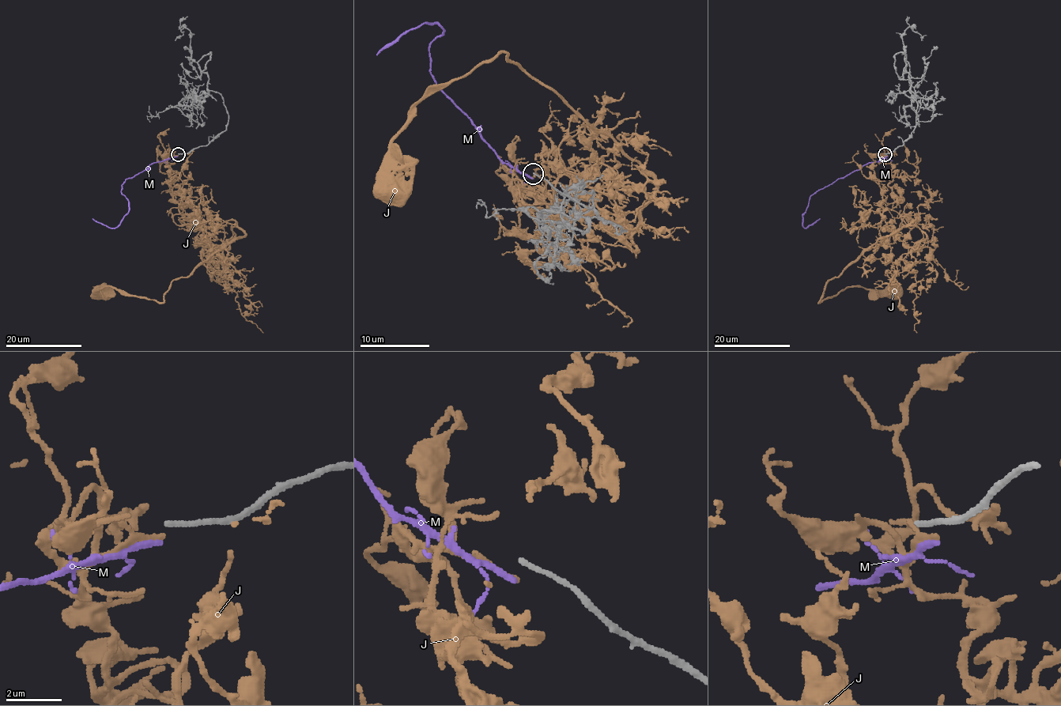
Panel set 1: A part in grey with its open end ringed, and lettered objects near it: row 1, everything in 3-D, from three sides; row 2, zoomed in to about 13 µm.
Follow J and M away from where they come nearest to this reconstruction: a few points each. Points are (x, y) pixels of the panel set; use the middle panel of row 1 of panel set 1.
J: (532, 176), (582, 220), (564, 168), (615, 141), (504, 51), (416, 105), (402, 206)
M: (532, 176), (504, 163), (473, 121), (436, 84), (429, 45), (443, 31), (436, 24), (412, 28), (375, 55)

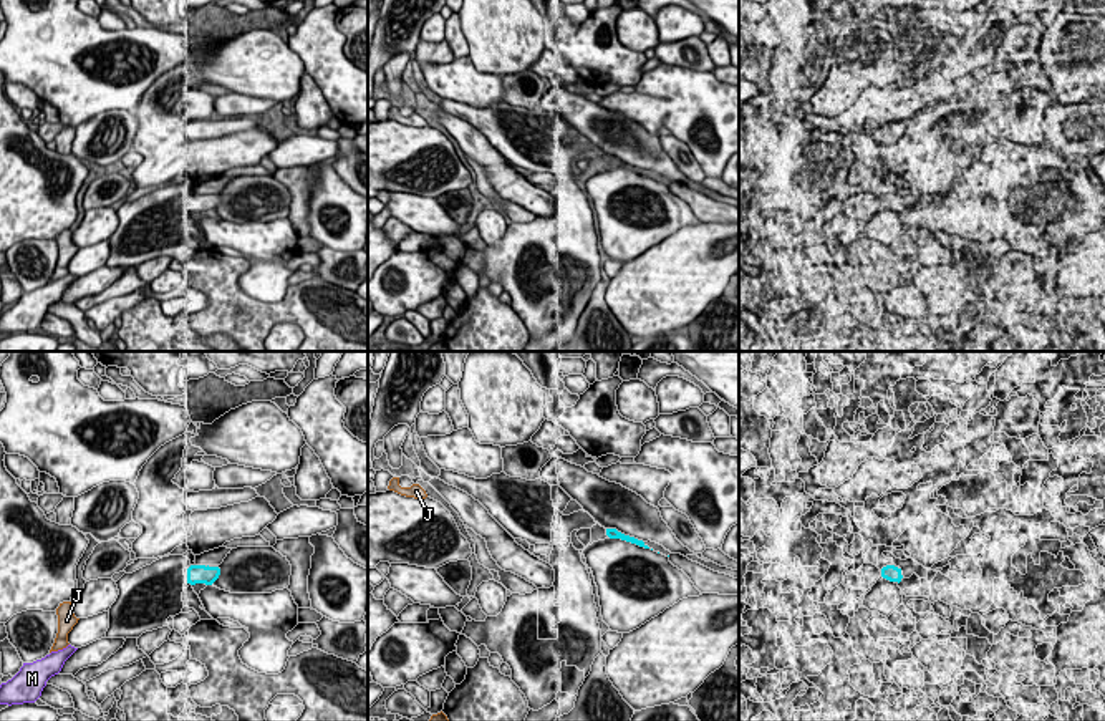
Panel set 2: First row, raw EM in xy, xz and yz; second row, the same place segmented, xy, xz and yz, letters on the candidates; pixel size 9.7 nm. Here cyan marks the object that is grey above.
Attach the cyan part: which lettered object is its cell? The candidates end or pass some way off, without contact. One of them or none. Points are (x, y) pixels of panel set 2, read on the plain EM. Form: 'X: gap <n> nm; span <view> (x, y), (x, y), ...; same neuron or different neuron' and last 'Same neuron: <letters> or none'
J: gap 1100 nm; span xy (188, 211), (78, 247); different neuron
M: gap 1250 nm; span xy (188, 211), (77, 277); same neuron
Same neuron: M

